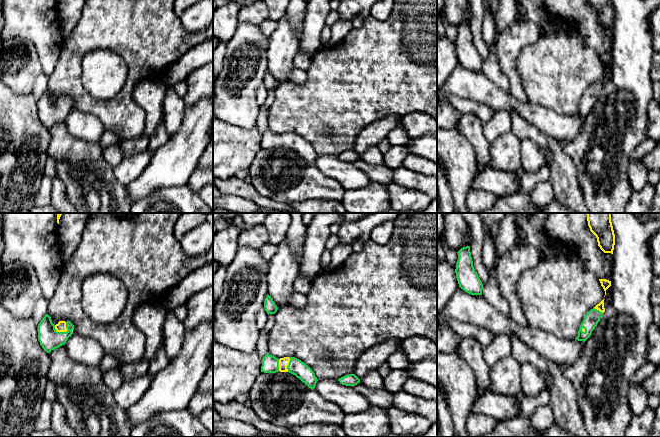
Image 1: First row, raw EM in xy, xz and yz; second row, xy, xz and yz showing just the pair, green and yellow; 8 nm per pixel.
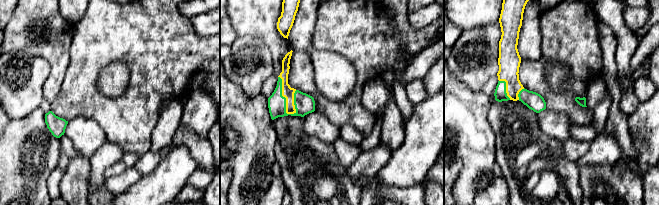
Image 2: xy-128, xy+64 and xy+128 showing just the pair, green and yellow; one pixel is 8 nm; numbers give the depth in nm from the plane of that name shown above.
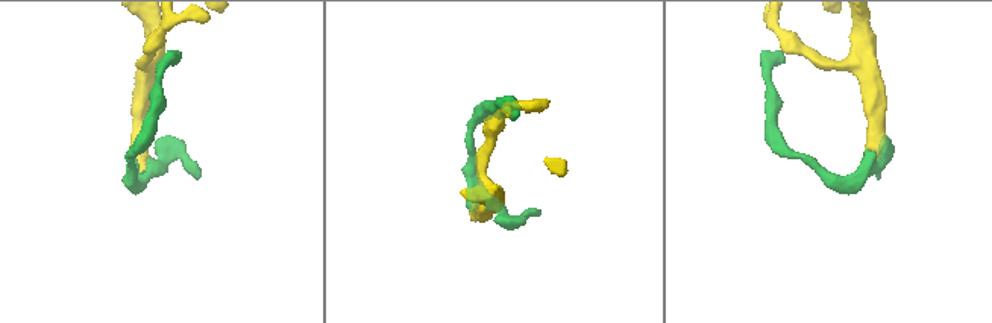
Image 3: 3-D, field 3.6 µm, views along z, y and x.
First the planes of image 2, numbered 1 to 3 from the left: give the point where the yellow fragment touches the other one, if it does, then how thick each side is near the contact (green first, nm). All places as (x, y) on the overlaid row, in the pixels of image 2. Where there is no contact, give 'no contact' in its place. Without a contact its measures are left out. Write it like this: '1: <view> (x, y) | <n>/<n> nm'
1: no contact
2: xy+64 (285, 98) | 160/90 nm
3: xy+128 (505, 88) | 100/180 nm

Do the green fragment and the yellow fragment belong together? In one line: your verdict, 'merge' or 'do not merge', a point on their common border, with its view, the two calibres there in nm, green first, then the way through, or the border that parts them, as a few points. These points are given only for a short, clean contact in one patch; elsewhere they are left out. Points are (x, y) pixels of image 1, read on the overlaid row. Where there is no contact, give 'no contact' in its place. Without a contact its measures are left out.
merge | xy (60, 332) | 170/80 nm | across xy (49, 338), (60, 332), (61, 326)

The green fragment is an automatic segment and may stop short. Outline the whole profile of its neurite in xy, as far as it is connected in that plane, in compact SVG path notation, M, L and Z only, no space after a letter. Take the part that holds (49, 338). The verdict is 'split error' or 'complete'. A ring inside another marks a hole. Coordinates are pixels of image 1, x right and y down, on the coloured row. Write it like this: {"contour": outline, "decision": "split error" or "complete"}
{"contour": "M46 314L38 324L38 340L47 353L65 345L68 338L73 334L74 325L70 321L52 323L51 317Z", "decision": "split error"}

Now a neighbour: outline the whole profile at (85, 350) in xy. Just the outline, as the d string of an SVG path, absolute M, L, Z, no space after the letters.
M73 333L65 343L68 357L89 367L98 367L105 353L93 338Z

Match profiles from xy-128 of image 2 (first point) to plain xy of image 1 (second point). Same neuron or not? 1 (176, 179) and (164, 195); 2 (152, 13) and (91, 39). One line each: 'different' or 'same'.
1: different
2: same

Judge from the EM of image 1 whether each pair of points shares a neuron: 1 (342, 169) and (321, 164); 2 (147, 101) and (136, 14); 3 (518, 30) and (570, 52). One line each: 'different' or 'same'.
1: same
2: different
3: different

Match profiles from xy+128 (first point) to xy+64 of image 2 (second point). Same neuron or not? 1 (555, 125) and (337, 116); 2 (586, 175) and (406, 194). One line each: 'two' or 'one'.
1: two
2: one

